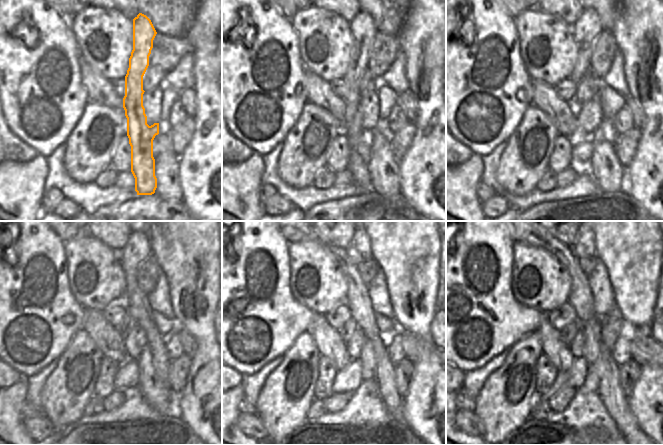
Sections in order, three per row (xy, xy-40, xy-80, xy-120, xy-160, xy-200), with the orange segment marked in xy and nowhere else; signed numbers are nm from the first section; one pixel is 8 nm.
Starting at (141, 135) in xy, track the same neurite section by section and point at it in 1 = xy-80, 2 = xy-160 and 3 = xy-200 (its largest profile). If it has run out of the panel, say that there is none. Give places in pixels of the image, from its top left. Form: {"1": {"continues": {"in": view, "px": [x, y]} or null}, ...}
{"1": {"continues": {"in": "xy-80", "px": [587, 27]}}, "2": {"continues": {"in": "xy-160", "px": [359, 250]}}, "3": {"continues": {"in": "xy-200", "px": [584, 246]}}}

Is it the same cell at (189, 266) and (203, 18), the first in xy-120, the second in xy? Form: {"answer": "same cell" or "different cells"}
{"answer": "same cell"}

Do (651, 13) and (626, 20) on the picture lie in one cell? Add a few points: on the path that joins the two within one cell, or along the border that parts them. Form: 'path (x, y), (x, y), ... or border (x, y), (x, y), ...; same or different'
path (645, 19), (632, 20); same

